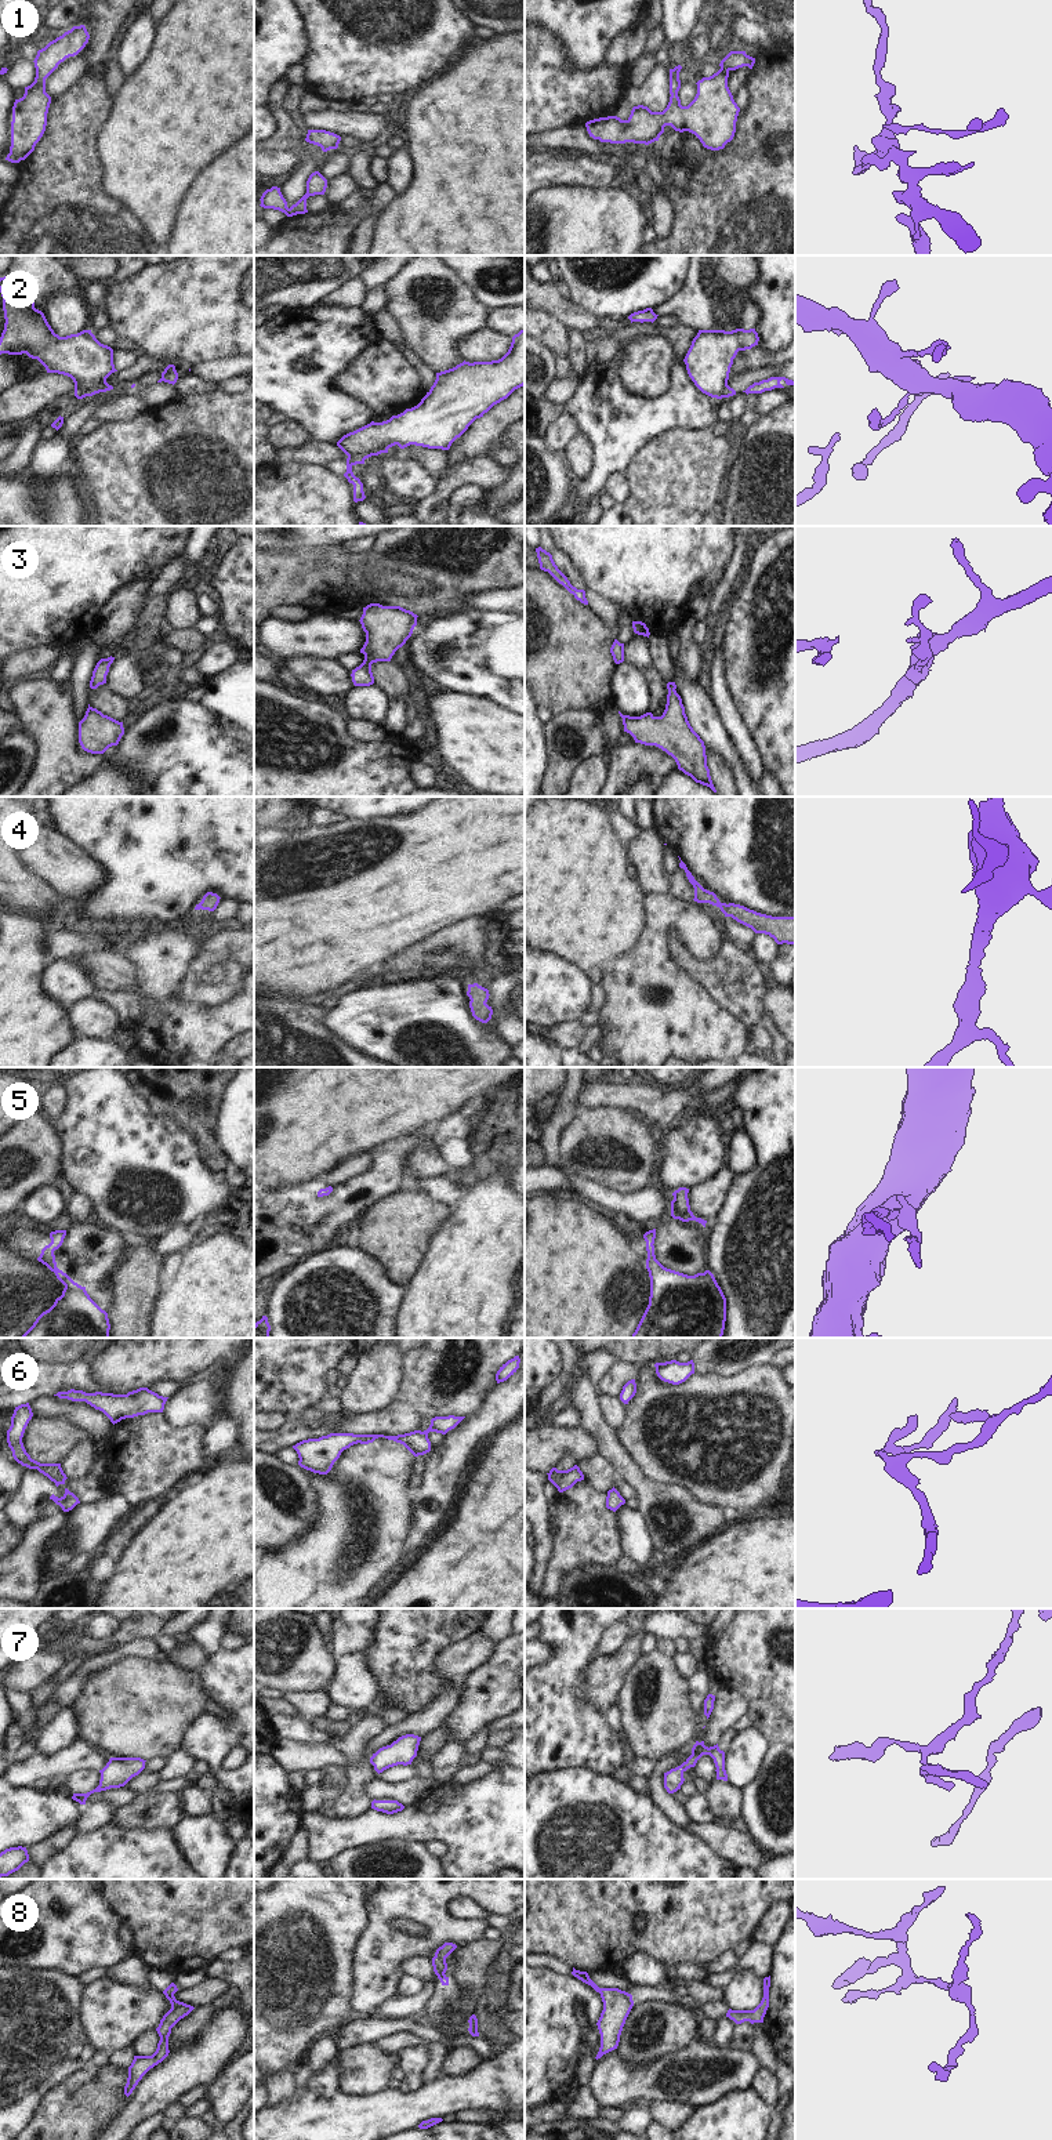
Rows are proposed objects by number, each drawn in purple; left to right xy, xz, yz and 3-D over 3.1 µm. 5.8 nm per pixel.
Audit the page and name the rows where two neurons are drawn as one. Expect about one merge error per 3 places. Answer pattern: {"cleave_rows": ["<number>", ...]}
{"cleave_rows": ["2"]}

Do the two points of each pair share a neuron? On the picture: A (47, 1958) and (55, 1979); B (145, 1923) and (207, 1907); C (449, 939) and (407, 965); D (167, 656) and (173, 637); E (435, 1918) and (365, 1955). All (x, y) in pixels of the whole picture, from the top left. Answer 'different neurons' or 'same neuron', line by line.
A: different neurons
B: same neuron
C: same neuron
D: different neurons
E: same neuron

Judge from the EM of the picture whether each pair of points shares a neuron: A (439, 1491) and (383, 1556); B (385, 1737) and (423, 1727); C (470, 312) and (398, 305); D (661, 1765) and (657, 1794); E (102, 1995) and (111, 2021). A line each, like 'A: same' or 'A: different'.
A: different
B: same
C: same
D: same
E: same

